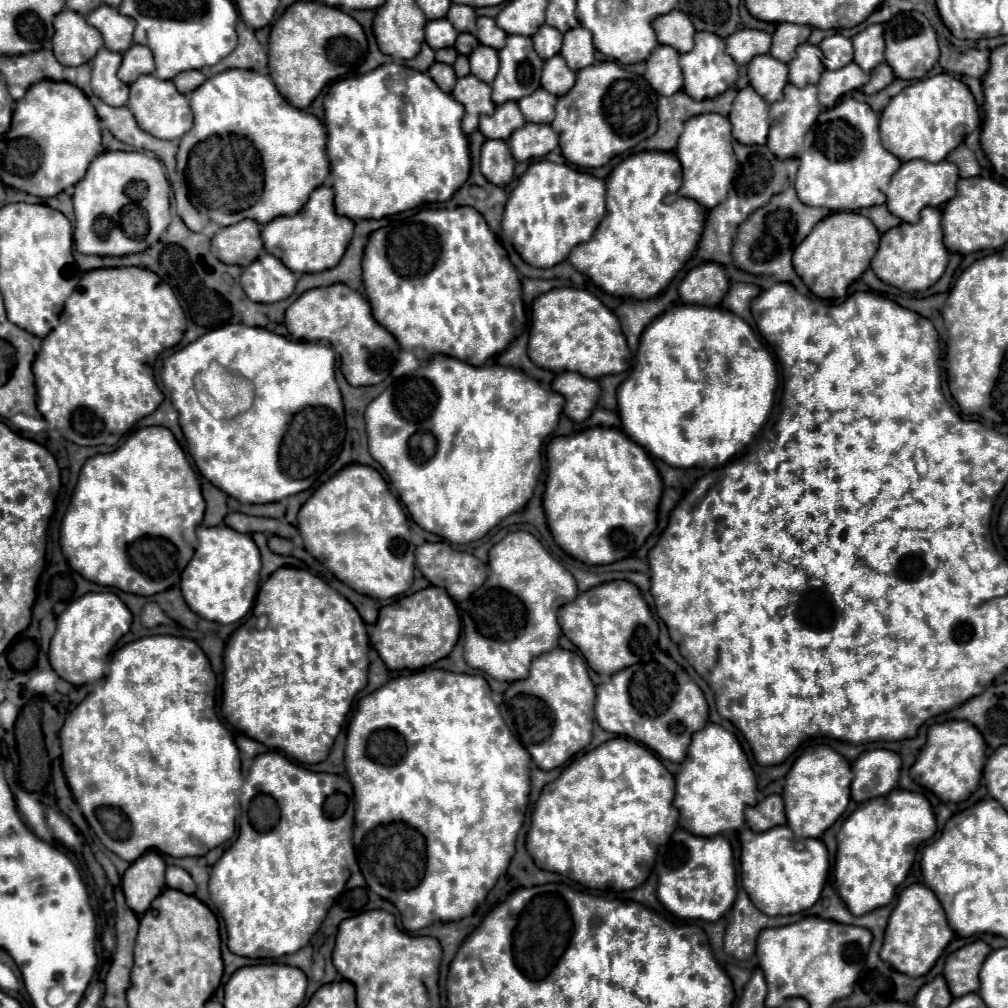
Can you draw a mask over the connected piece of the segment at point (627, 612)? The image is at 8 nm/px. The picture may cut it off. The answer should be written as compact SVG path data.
M612 580L594 586L558 610L564 636L584 654L598 674L614 674L640 662L658 642L658 624L640 590L628 580Z

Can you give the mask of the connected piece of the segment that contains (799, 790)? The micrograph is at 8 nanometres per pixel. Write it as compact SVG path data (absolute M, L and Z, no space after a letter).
M826 744L806 748L786 774L782 799L786 804L788 826L802 838L820 838L846 810L850 802L852 770L844 756Z

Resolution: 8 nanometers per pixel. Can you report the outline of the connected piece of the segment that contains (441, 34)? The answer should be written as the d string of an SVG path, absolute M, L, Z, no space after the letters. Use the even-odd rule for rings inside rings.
M440 18L436 22L428 22L426 24L426 44L432 48L432 50L440 50L440 48L448 48L448 46L454 46L456 42L456 28L446 20L446 18Z

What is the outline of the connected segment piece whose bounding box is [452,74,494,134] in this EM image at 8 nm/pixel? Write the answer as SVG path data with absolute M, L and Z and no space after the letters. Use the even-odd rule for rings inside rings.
M464 76L458 78L452 96L464 106L466 114L462 118L462 130L470 134L472 130L478 128L478 118L480 114L492 114L494 102L490 100L490 86L476 76Z

